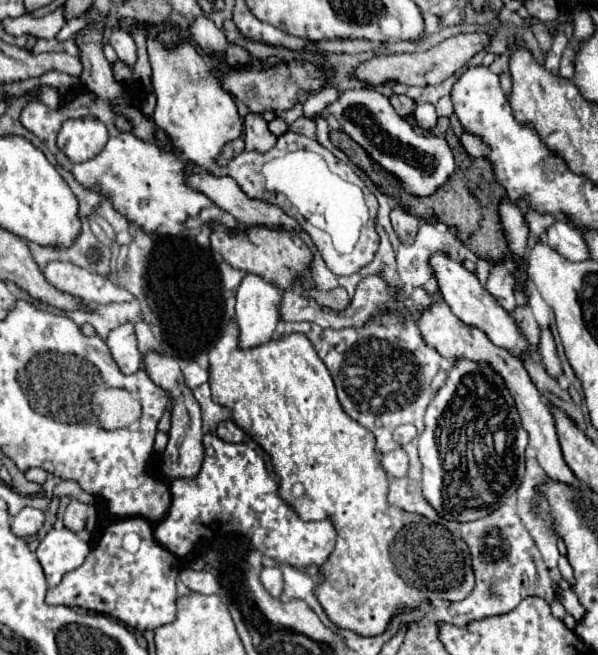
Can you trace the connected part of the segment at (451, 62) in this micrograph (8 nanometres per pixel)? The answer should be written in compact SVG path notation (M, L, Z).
M473 32L473 34L457 34L451 36L447 40L443 40L441 44L433 46L431 50L425 52L413 52L413 54L379 54L375 58L369 58L365 62L361 62L355 70L353 76L359 82L365 82L367 86L381 86L387 80L405 84L405 86L429 86L429 84L439 84L445 78L453 76L463 64L467 64L467 60L471 56L475 56L477 52L483 50L483 46L489 44L489 38L485 34Z

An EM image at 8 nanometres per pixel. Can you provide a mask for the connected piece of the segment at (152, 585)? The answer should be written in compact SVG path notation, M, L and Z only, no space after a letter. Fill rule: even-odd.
M123 518L115 520L107 528L97 548L89 552L89 556L79 568L67 572L61 584L47 592L47 602L109 614L139 632L155 630L175 620L177 572L177 556L161 548L161 544L157 544L153 536L153 526L145 518ZM129 532L141 538L137 552L127 552L123 546L123 538Z

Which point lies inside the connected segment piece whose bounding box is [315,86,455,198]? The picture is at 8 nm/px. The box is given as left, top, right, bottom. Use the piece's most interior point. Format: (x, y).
(422, 163)

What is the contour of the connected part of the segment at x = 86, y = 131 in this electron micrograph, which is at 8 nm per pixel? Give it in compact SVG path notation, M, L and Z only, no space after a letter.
M93 116L67 120L57 136L57 146L73 162L85 162L97 156L107 144L109 132L105 124Z

